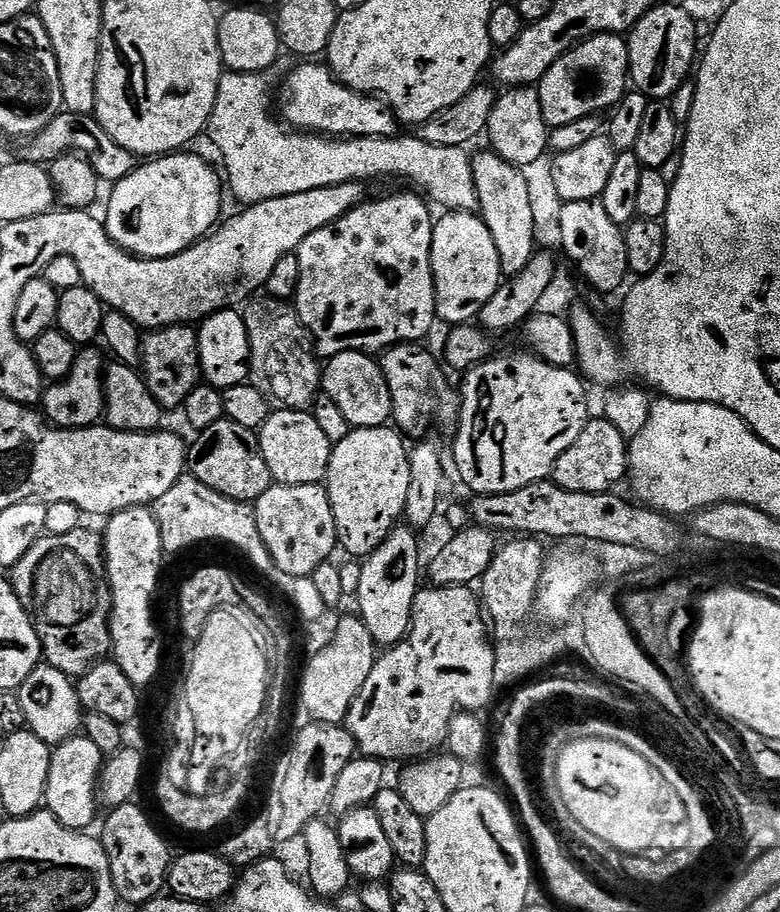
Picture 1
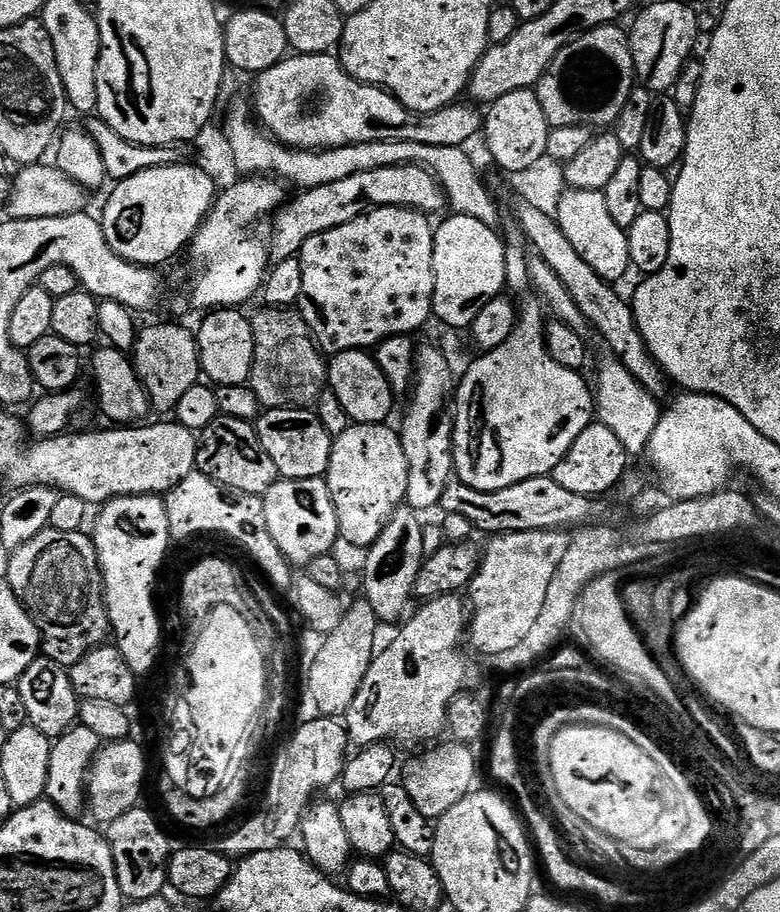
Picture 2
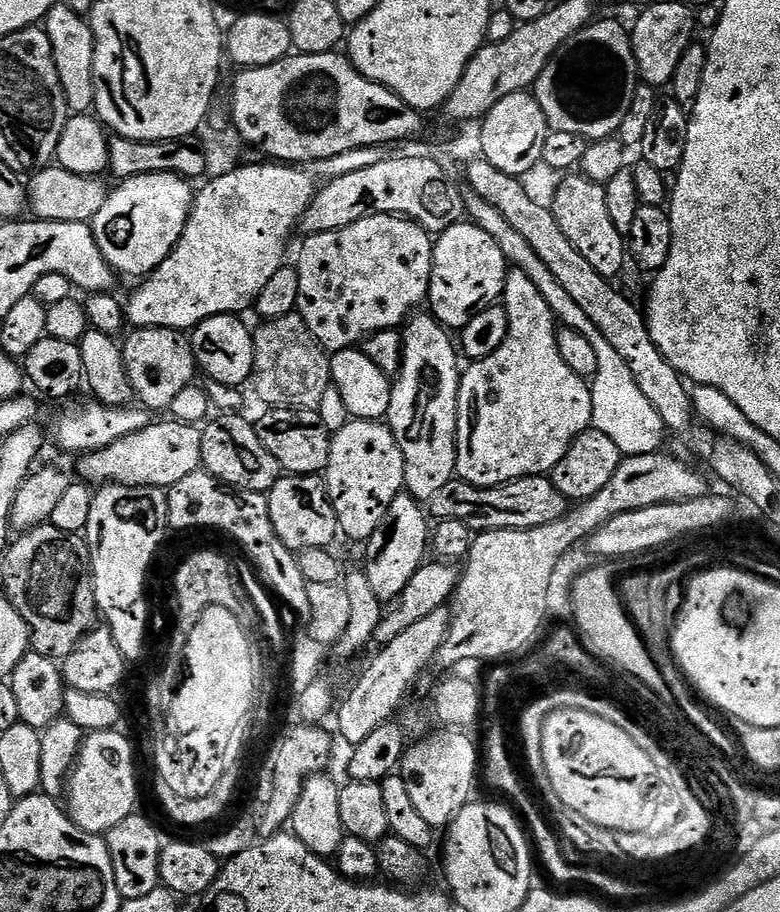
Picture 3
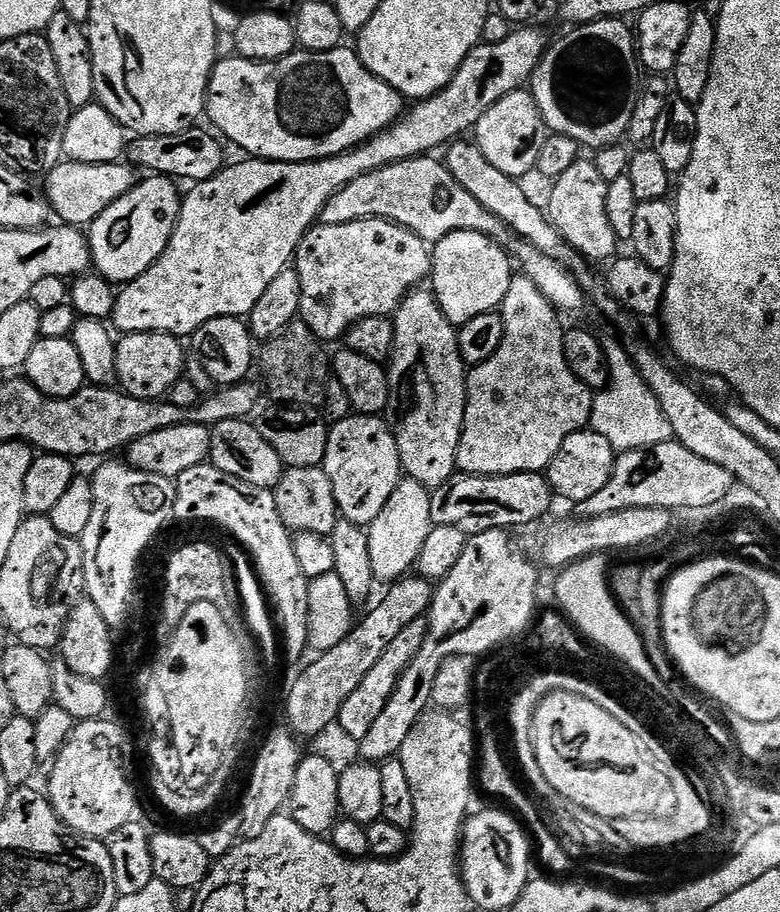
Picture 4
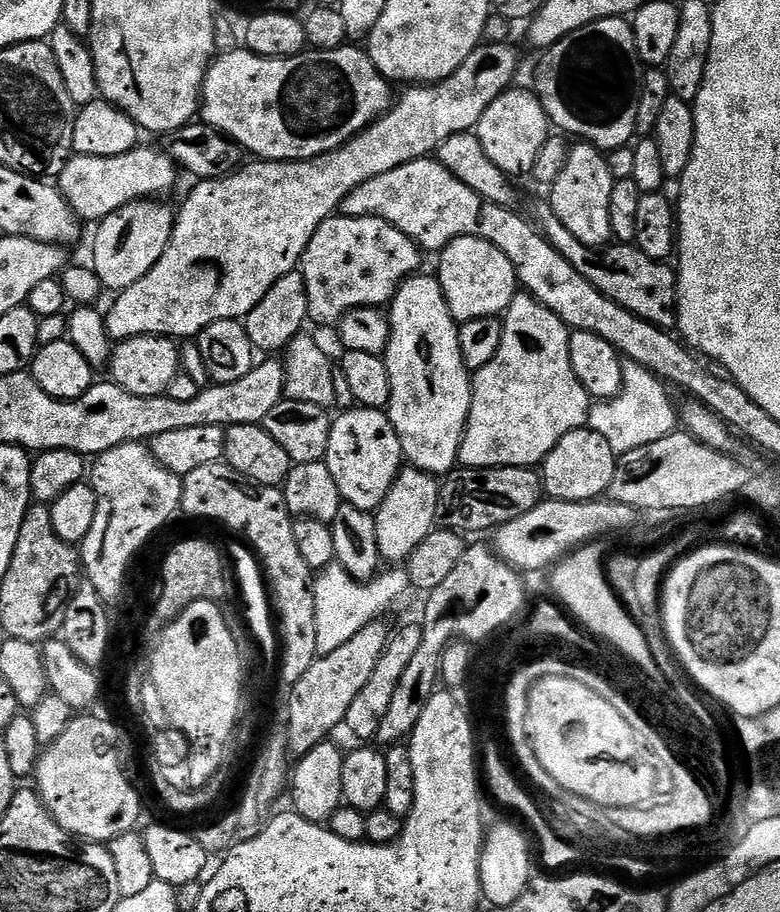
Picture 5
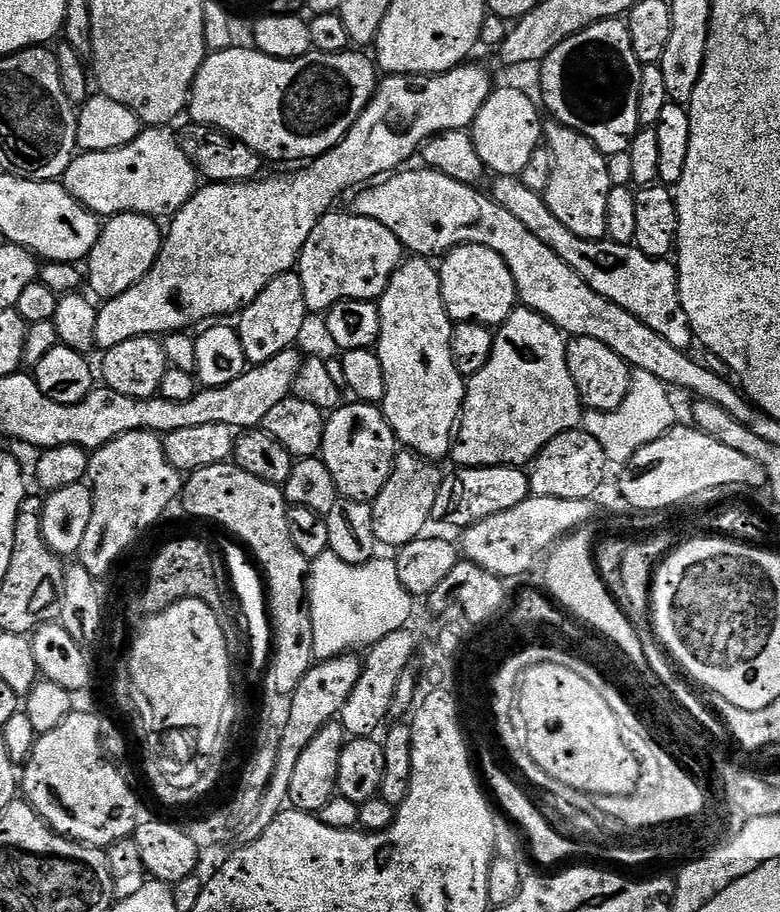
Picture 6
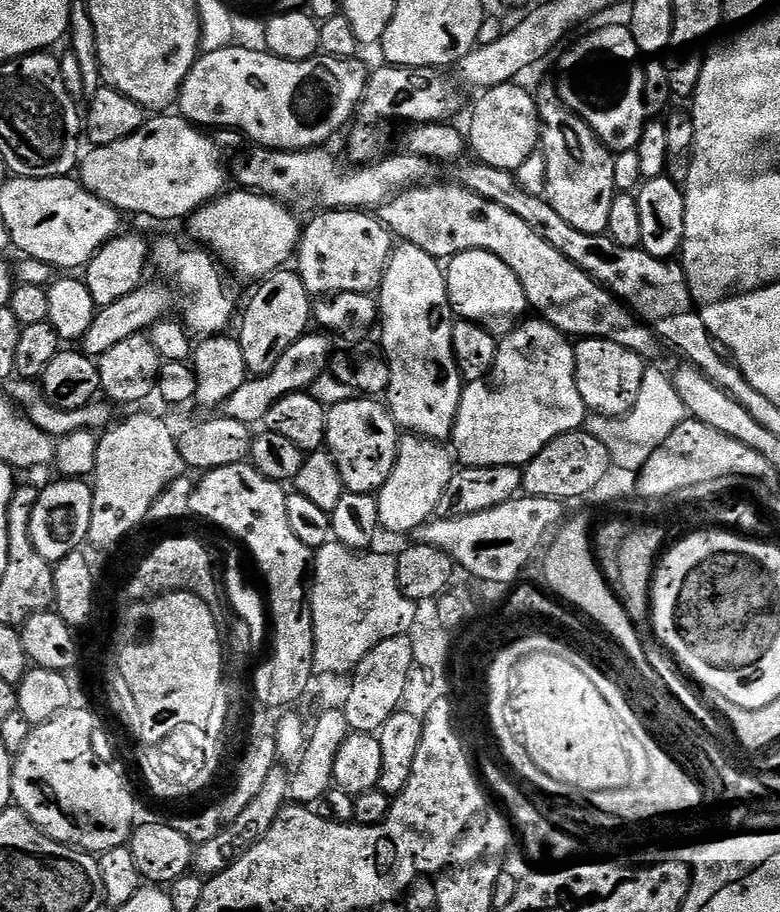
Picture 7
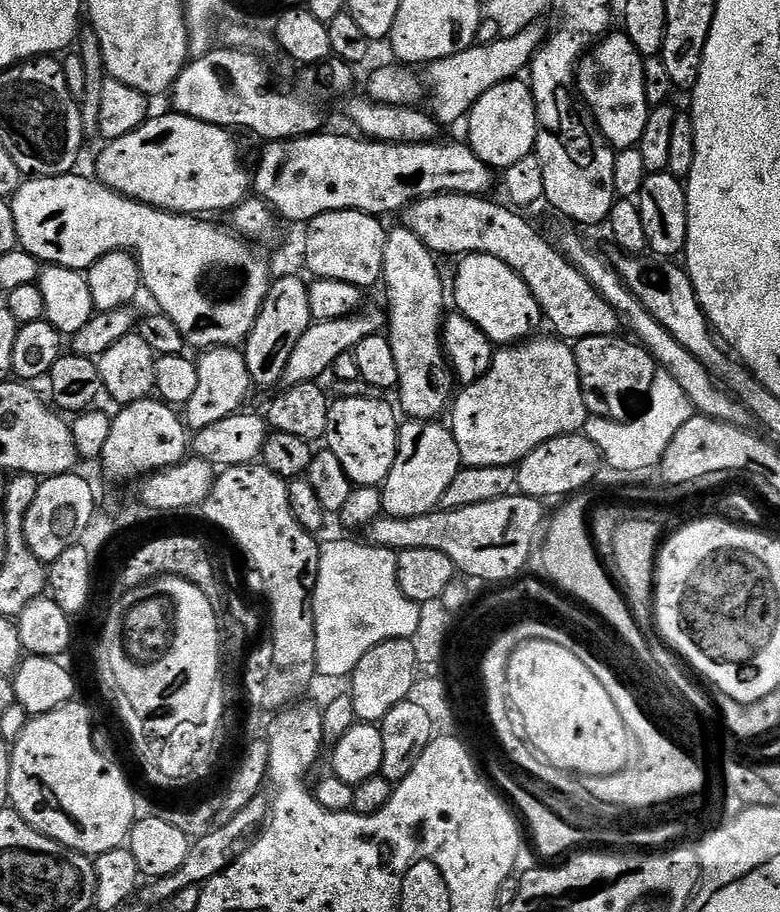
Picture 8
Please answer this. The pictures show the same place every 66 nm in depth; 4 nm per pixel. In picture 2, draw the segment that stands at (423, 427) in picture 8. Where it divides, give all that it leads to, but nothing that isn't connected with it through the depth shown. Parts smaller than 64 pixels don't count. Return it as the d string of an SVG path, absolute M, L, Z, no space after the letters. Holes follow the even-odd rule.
M397 508L390 522L386 522L382 534L378 534L371 548L367 549L365 556L368 557L364 560L364 572L362 571L362 596L370 602L370 606L374 606L377 621L399 621L409 611L408 599L413 599L418 570L426 559L424 528L420 525L420 520L421 517L411 508Z

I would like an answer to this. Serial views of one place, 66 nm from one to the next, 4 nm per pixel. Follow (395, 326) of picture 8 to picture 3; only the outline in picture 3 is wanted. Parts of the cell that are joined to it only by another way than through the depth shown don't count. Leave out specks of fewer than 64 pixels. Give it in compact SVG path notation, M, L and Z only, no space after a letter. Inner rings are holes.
M422 313L413 315L403 329L403 362L398 376L393 381L390 409L385 421L402 450L405 491L422 504L426 504L455 477L457 404L460 397L462 366L458 364L460 356L453 337L452 340L450 338L451 333L434 316Z

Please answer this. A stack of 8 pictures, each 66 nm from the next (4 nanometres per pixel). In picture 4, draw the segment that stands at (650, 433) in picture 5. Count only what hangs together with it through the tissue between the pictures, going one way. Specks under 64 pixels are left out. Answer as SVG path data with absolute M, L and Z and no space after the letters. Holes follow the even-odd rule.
M606 334L600 336L600 345L608 363L608 387L597 391L592 401L592 431L602 434L617 453L637 452L639 448L653 448L673 439L670 422L666 422L658 398L654 398L650 386L636 369L633 353L629 349L627 352L614 337Z

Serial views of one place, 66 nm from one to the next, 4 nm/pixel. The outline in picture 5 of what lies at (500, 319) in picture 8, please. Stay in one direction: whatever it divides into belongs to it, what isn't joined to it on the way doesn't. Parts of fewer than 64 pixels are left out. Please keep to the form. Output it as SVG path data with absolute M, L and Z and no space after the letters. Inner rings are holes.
M477 236L458 238L444 247L438 260L441 290L444 291L448 309L457 322L487 316L499 317L516 297L518 281L514 266L510 258L506 258L506 254L502 254L502 250L495 248L490 242L479 240Z

